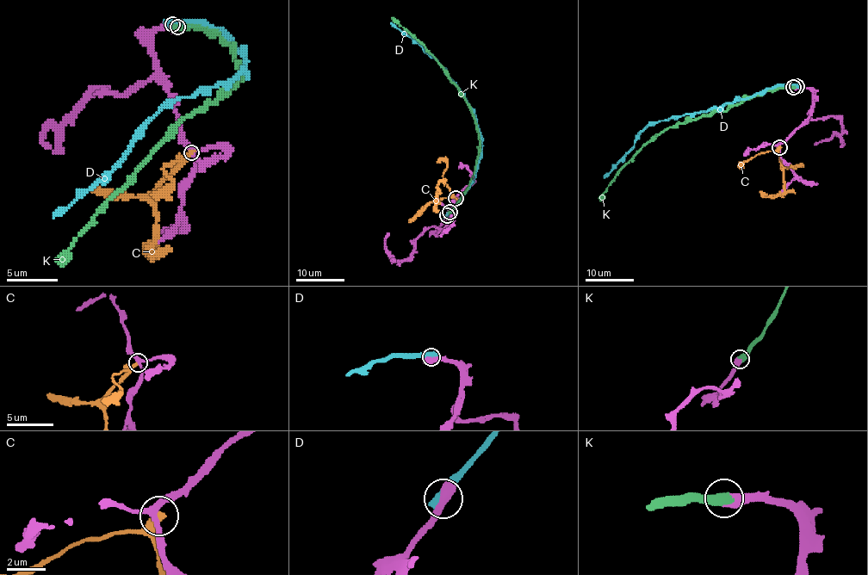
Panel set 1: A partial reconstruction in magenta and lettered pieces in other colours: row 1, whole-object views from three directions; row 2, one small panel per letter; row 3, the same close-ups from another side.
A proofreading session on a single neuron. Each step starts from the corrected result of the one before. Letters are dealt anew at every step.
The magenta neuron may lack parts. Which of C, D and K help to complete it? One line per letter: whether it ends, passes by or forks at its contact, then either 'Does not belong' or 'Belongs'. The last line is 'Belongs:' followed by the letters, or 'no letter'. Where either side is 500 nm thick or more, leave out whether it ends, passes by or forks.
C: It ends there. Does not belong
D: Does not belong
K: Belongs
Belongs: K

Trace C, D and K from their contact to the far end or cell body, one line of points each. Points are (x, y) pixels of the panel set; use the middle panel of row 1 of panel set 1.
C: (456, 198), (444, 198), (437, 202), (437, 184), (446, 179)
D: (446, 216), (468, 187), (477, 170), (481, 138), (474, 110), (446, 70), (390, 22)
K: (449, 213), (472, 178), (478, 157), (480, 134), (471, 106), (446, 71), (394, 19)

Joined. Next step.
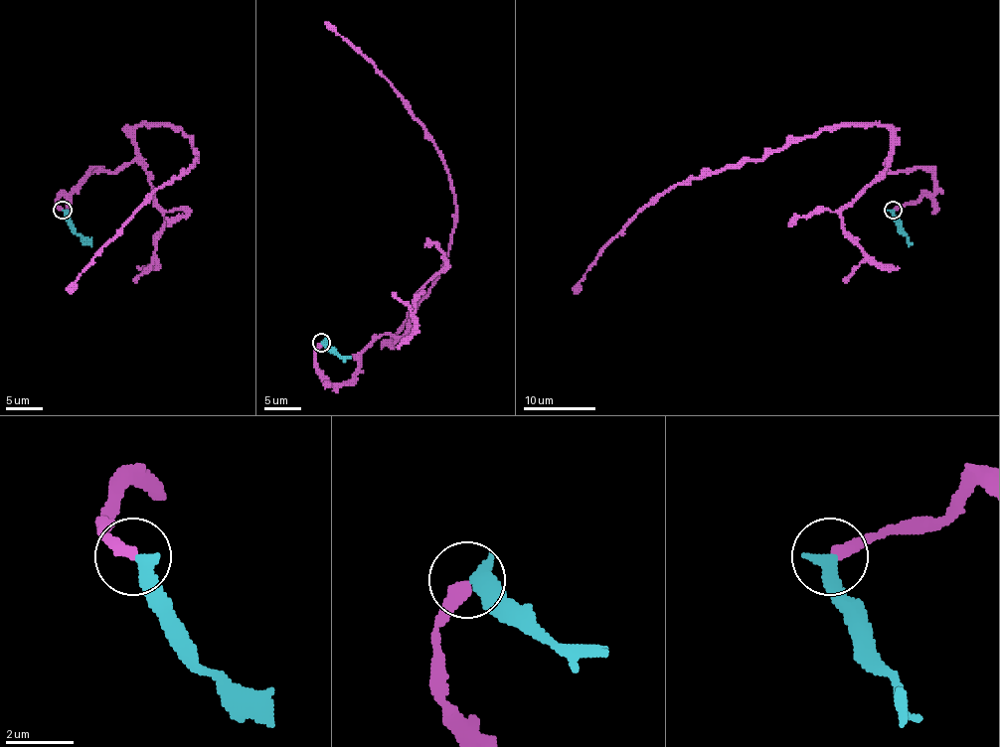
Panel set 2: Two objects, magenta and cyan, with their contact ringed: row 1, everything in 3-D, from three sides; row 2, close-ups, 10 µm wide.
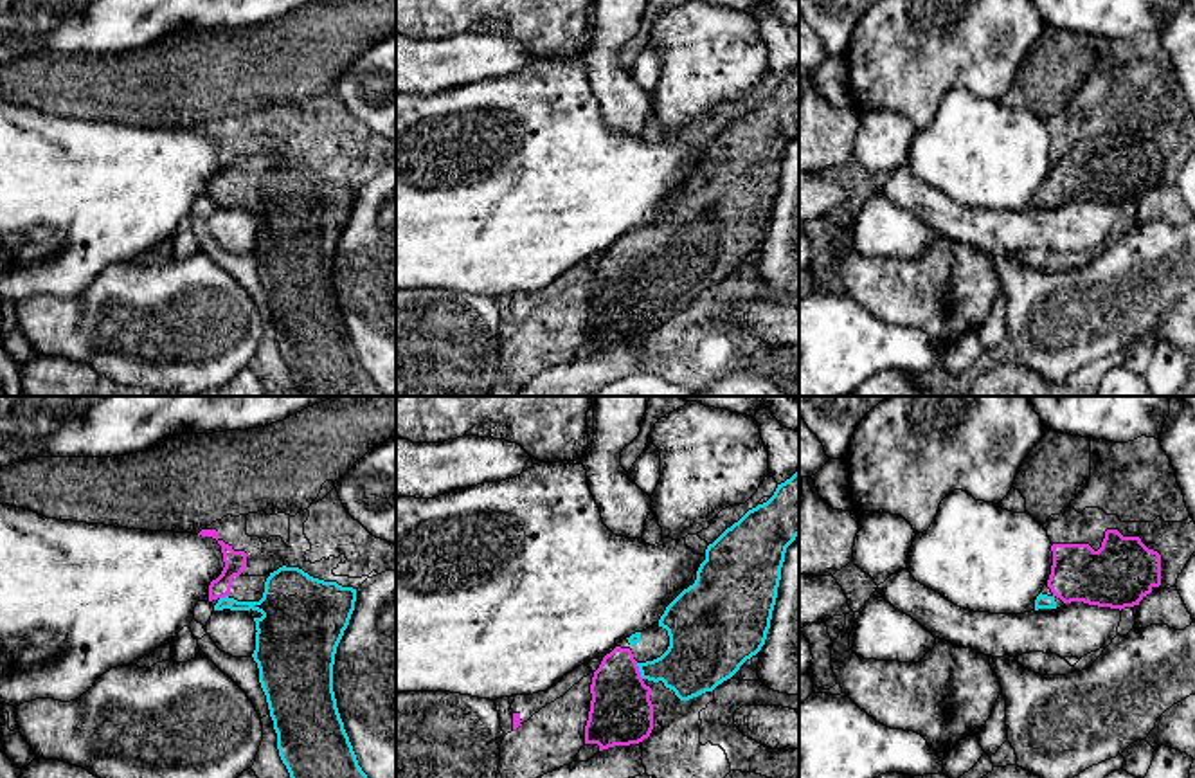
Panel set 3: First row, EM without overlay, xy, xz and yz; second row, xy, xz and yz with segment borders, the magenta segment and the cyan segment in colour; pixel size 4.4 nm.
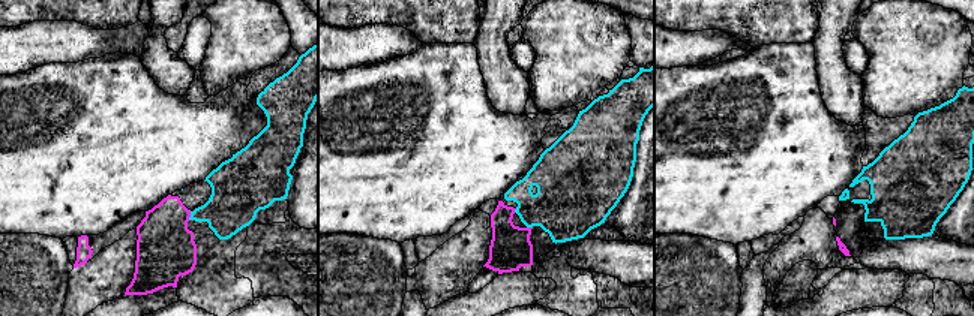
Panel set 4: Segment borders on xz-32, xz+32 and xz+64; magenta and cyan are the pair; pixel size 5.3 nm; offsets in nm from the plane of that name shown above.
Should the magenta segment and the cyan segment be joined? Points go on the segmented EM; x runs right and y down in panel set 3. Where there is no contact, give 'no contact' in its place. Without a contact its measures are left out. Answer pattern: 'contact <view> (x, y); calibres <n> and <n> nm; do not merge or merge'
contact xz (637, 670); calibres 280 and 260 nm; merge

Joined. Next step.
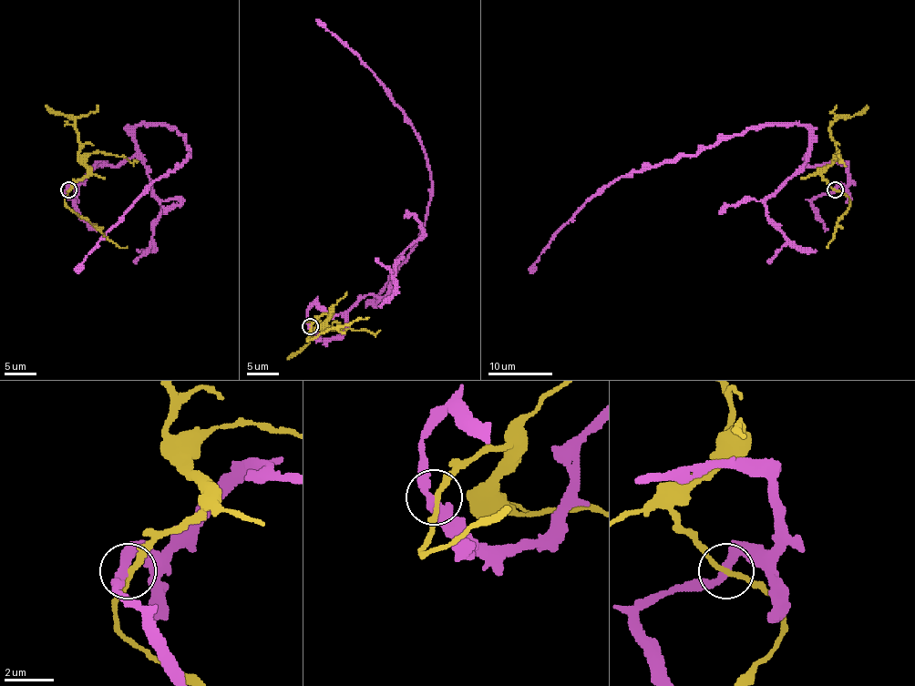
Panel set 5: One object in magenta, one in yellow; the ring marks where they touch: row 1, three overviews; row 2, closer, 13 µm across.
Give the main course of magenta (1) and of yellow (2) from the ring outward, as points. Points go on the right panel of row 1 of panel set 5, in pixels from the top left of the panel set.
1: (835, 189), (848, 183), (848, 168), (810, 166), (804, 126), (755, 126), (599, 189), (529, 273)
2: (835, 189), (823, 179), (823, 172), (836, 153), (836, 142), (829, 126), (839, 117), (858, 115), (867, 105)

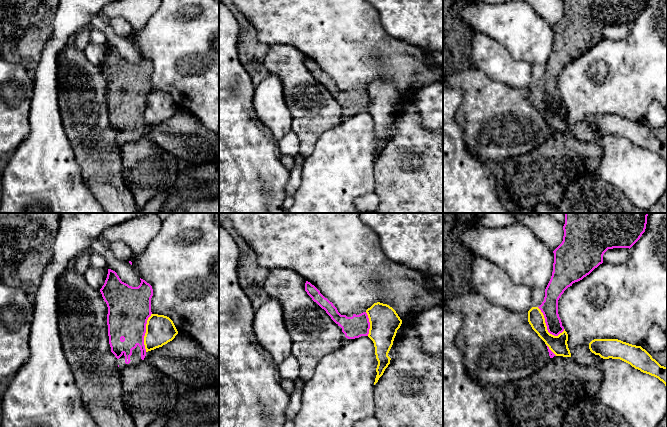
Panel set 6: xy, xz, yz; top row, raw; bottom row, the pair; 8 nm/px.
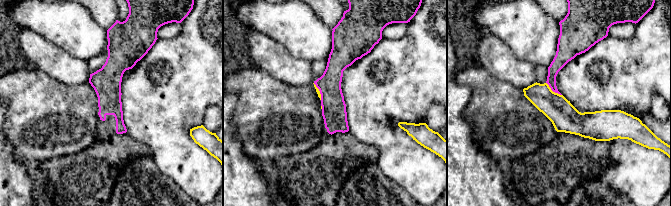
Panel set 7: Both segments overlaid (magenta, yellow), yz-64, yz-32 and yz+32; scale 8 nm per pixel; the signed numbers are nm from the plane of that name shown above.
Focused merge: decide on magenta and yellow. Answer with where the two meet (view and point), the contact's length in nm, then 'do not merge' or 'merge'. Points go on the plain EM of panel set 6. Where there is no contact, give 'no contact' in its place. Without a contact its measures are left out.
yz (547, 103) | 300 nm | do not merge

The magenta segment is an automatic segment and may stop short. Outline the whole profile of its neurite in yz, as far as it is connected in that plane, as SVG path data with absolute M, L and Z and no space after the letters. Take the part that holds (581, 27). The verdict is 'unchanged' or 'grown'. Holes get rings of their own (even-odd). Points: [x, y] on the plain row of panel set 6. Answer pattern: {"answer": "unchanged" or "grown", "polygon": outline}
{"answer": "unchanged", "polygon": "M564 0L564 12L562 19L553 27L554 39L551 55L545 65L545 73L538 83L544 91L547 106L550 110L558 112L564 107L558 90L558 76L564 67L573 59L582 56L595 44L603 39L603 31L608 25L631 24L645 8L646 0Z"}

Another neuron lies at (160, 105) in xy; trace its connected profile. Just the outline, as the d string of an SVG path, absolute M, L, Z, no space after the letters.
M151 90L147 96L144 121L146 128L172 117L178 107L173 97L164 91Z

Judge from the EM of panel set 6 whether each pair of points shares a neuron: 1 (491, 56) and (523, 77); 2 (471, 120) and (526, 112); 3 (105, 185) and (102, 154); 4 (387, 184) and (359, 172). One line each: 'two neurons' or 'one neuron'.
1: one neuron
2: one neuron
3: one neuron
4: two neurons

